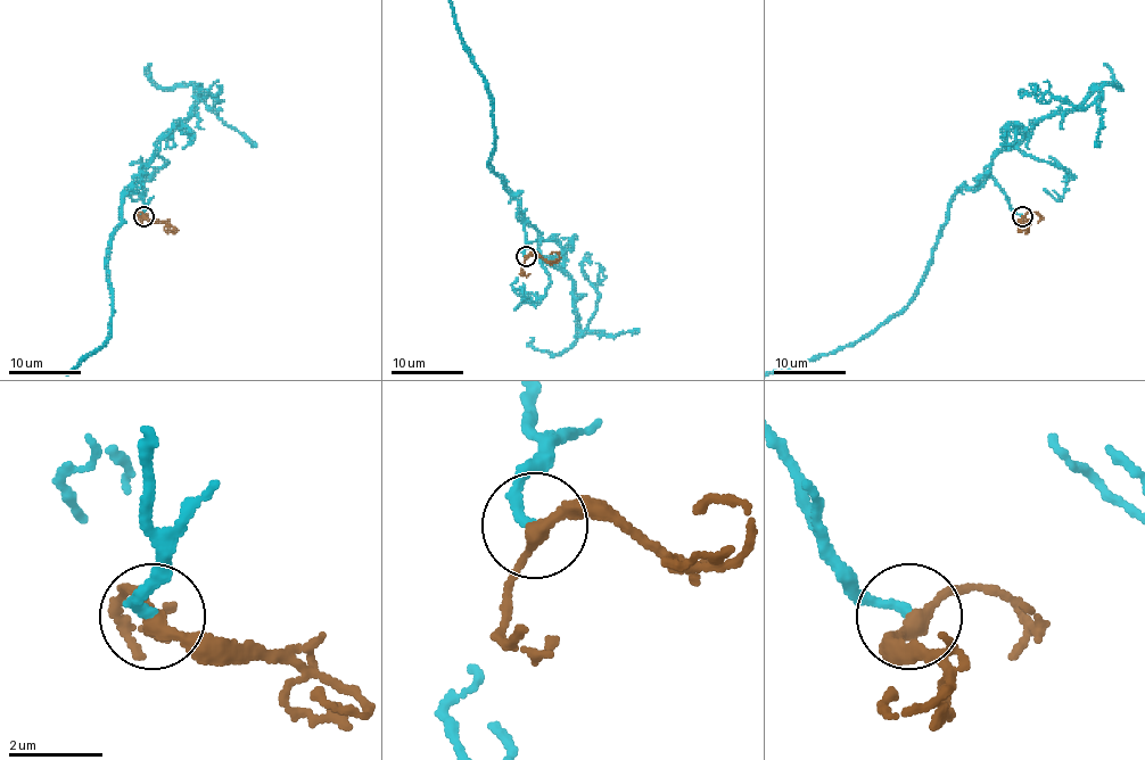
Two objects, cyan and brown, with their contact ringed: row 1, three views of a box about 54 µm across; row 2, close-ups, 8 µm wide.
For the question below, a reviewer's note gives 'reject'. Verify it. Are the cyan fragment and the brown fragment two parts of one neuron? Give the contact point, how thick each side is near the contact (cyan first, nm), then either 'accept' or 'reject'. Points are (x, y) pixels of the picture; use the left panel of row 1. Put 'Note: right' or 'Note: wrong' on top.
Note: wrong
place (143, 216); calibres 220 and 280 nm; accept

